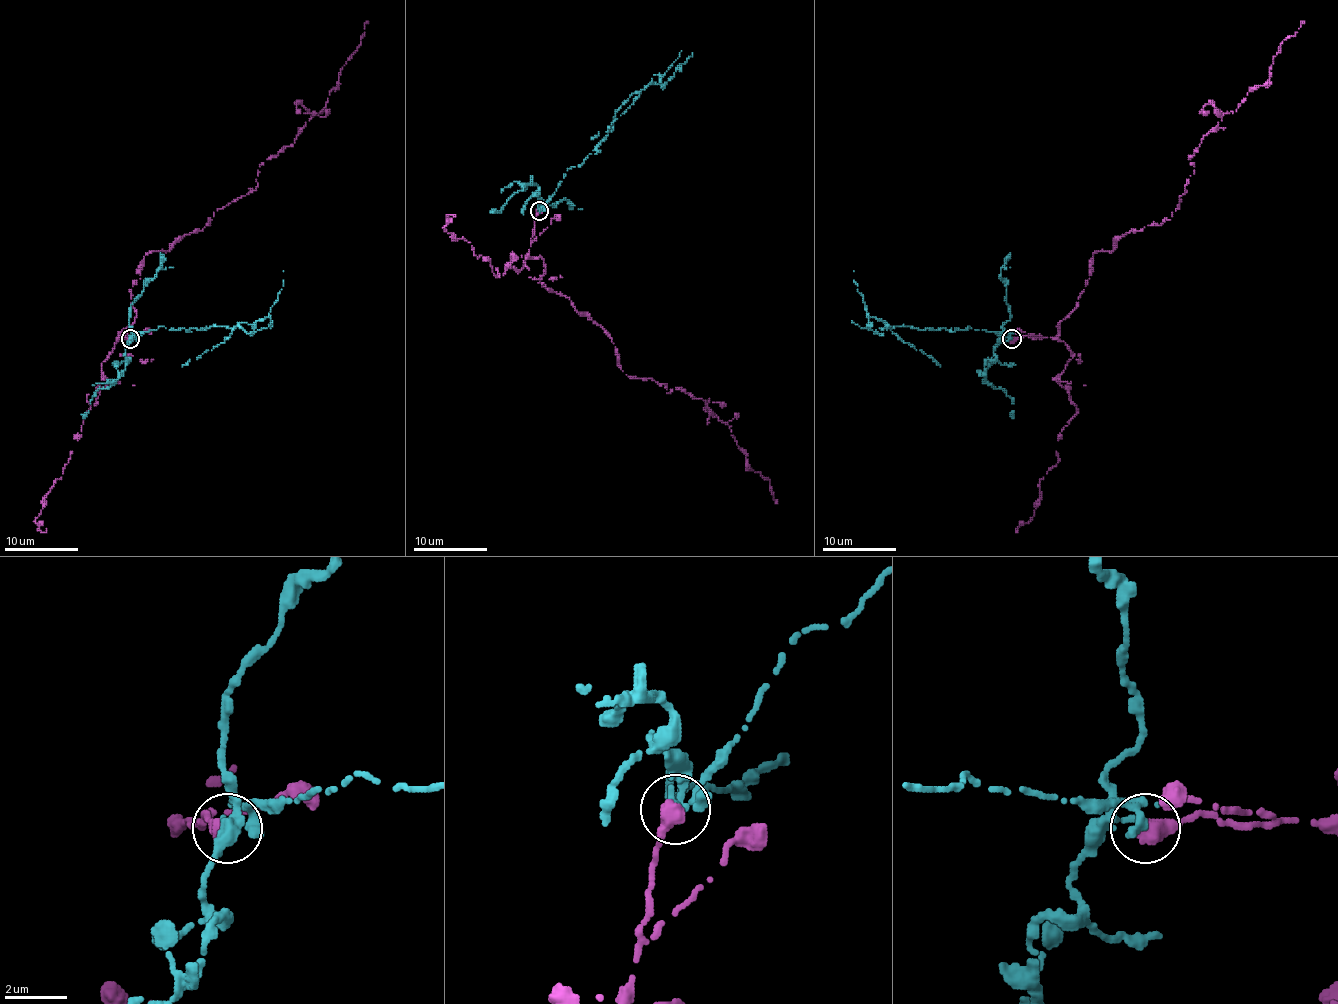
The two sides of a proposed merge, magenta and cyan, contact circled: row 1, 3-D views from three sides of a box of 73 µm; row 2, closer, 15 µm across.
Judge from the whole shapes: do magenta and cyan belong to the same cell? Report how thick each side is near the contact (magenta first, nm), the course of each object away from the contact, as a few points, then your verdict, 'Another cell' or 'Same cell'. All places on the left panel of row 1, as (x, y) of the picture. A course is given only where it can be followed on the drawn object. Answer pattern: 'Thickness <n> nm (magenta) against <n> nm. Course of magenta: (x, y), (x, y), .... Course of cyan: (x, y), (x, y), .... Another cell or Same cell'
Thickness 550 nm (magenta) against 190 nm. Course of magenta: (131, 339), (120, 332), (136, 315), (131, 289), (140, 262), (252, 192), (259, 166), (322, 111), (368, 21). Course of cyan: (131, 339), (134, 333), (160, 326), (199, 330), (254, 324), (269, 315), (283, 286), (283, 271). Another cell

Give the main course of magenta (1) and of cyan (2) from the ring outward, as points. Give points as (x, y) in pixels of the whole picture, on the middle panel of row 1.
1: (540, 211), (529, 253), (545, 266), (540, 282), (610, 338), (628, 376), (703, 400), (777, 503)
2: (540, 211), (538, 205), (569, 168), (578, 167), (608, 134), (619, 108), (650, 84), (663, 84), (692, 53)

